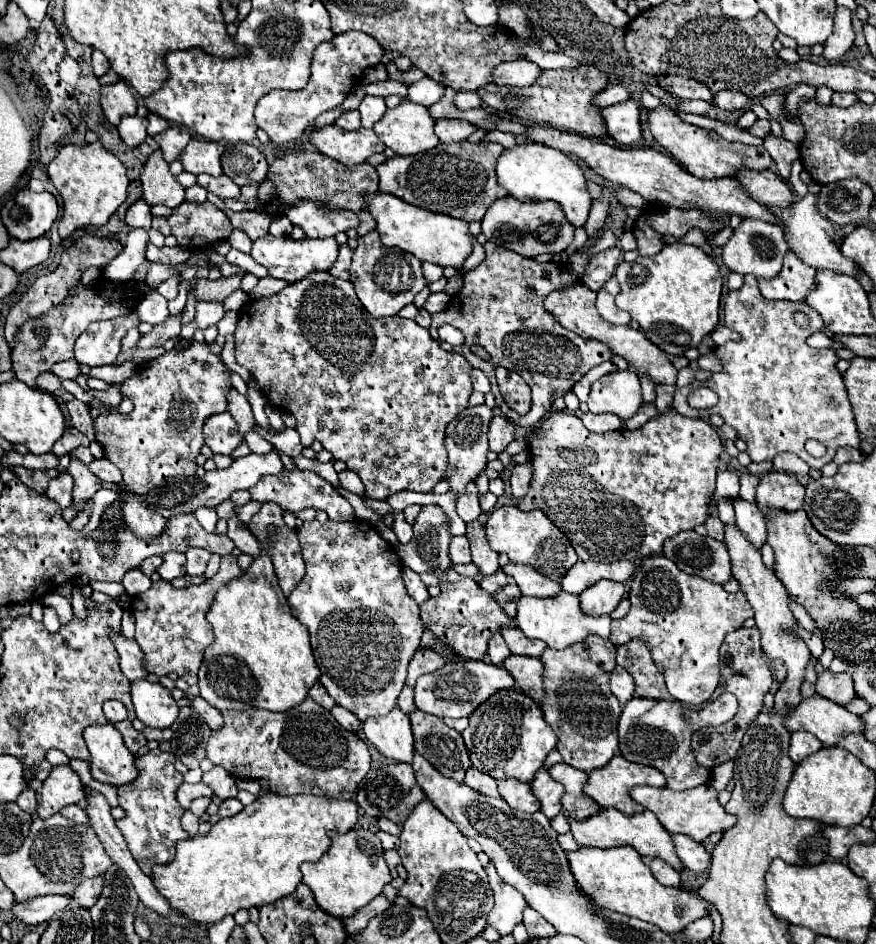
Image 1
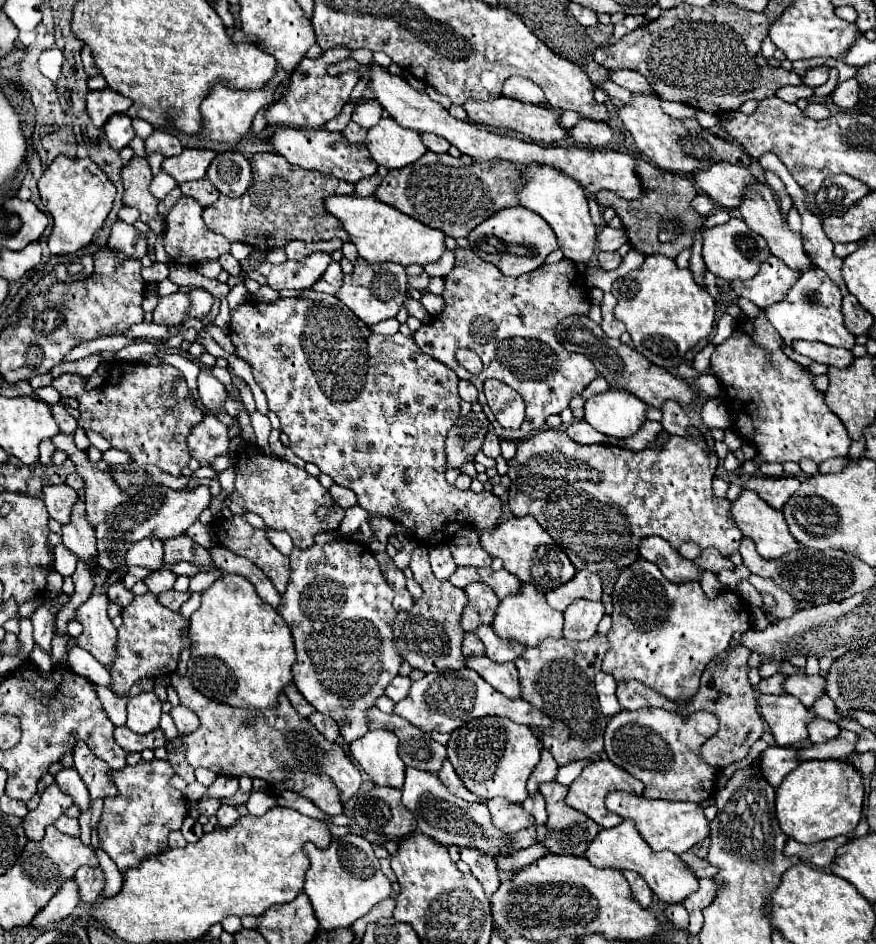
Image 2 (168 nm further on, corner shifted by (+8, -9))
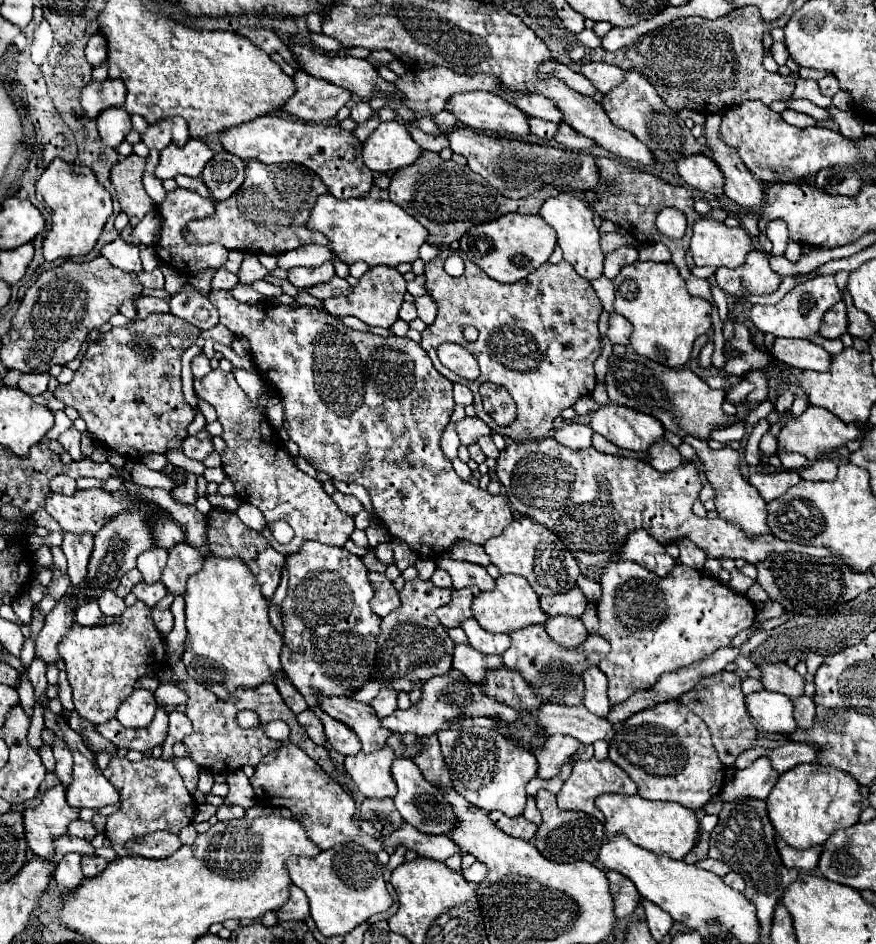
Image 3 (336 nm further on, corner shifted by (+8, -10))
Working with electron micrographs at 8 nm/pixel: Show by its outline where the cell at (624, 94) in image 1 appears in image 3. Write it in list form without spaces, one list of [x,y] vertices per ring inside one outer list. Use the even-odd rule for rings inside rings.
[[[529,118],[529,126],[531,126],[531,134],[547,140],[551,140],[559,128],[559,124],[549,124],[547,120],[541,120],[541,118]]]

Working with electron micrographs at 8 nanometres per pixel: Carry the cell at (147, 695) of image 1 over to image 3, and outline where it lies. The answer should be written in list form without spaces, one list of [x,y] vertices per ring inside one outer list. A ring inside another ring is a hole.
[[[133,690],[133,694],[119,706],[117,720],[125,728],[147,728],[155,716],[157,702],[149,690]]]

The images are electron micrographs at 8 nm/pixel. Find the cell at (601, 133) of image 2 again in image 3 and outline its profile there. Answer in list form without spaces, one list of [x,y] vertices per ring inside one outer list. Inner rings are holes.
[[[569,124],[559,126],[559,132],[555,134],[555,140],[567,150],[587,150],[587,148],[593,146],[593,140],[589,140],[587,136],[581,136],[577,130],[569,128]]]

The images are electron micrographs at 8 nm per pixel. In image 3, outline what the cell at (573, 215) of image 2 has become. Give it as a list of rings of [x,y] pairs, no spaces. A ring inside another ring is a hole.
[[[563,190],[557,196],[543,202],[539,216],[557,232],[557,244],[563,250],[563,260],[567,260],[579,276],[585,280],[599,278],[603,274],[603,252],[599,248],[599,230],[593,224],[593,210],[579,200],[571,190]]]

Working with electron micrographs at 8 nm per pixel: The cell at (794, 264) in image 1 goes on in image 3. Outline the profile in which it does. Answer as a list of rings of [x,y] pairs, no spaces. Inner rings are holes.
[[[761,250],[751,252],[741,268],[719,268],[715,280],[727,294],[739,298],[751,294],[773,294],[781,284],[781,276],[771,270],[767,254]]]

